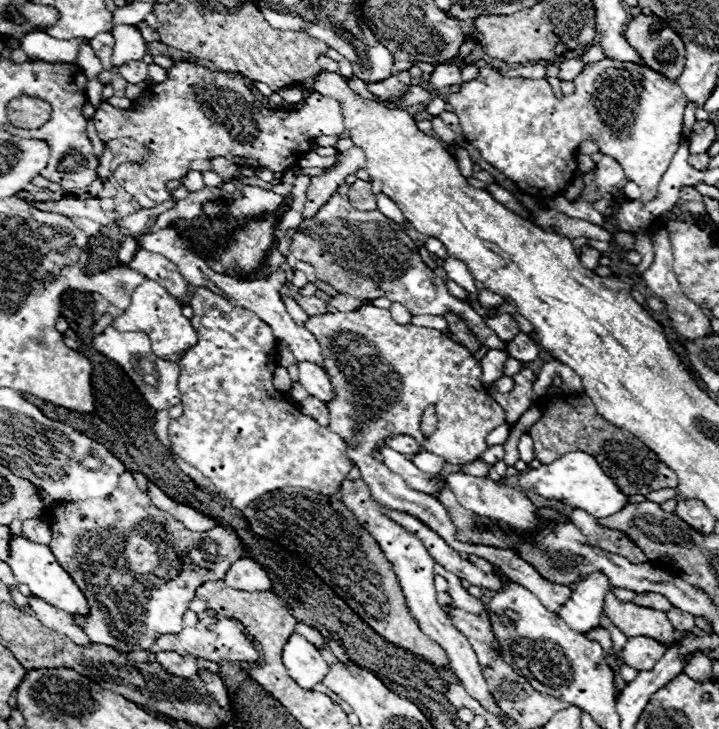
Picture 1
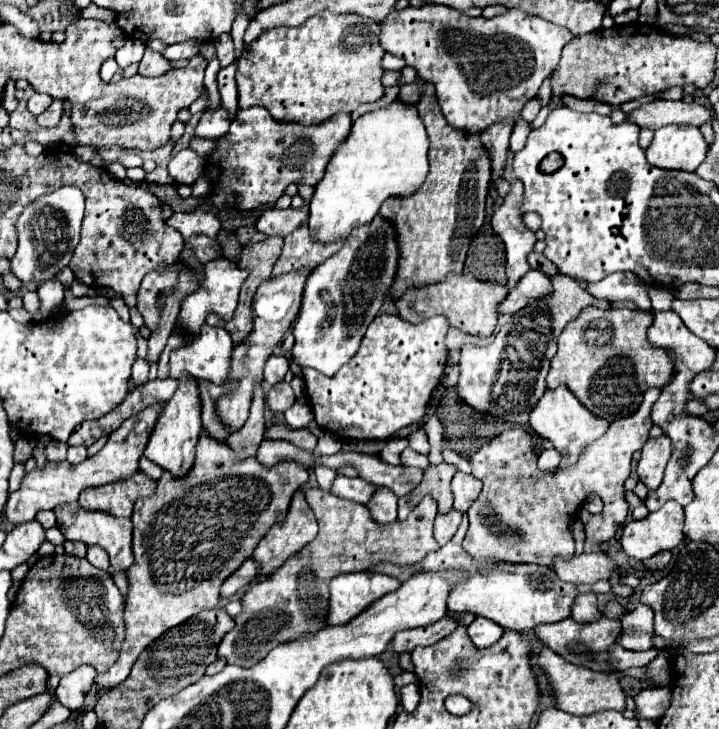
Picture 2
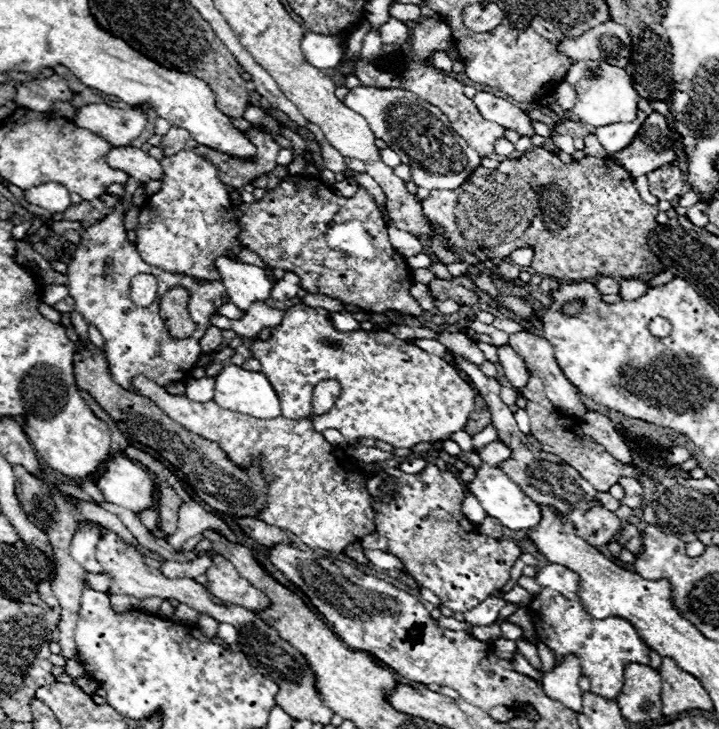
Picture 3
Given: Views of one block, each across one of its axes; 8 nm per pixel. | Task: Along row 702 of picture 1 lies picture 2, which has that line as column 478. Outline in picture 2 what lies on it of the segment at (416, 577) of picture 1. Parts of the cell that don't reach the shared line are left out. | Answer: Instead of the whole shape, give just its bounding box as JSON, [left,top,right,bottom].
[452,472,482,514]

